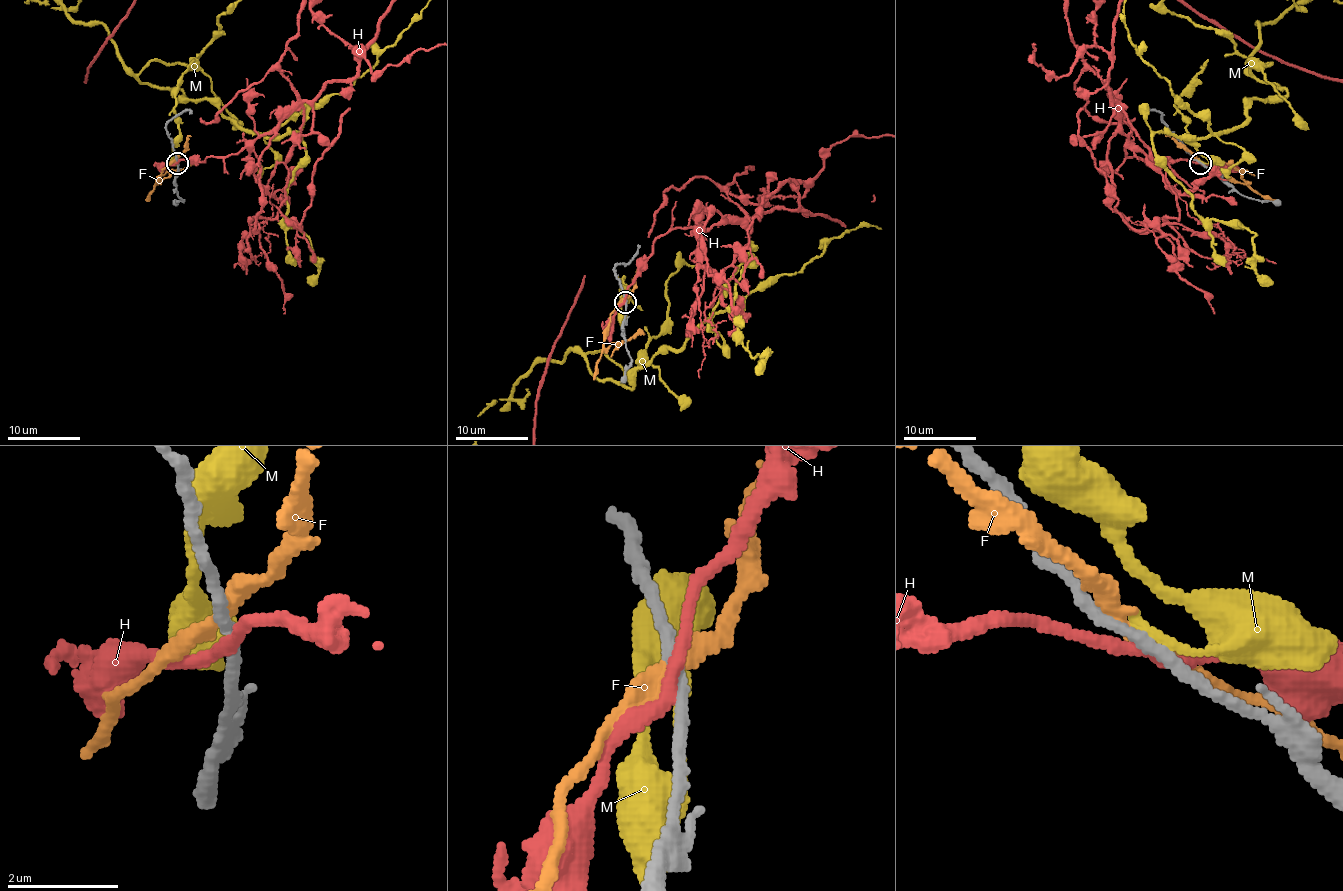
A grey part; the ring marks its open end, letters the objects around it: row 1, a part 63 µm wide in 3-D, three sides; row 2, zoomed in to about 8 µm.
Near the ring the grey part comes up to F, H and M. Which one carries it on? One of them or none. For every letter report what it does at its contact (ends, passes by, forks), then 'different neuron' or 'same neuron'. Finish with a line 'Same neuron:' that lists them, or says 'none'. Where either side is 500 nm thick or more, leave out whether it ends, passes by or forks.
F: it passes by; different neuron
H: it passes by; same neuron
M: it ends there; different neuron
Same neuron: H

